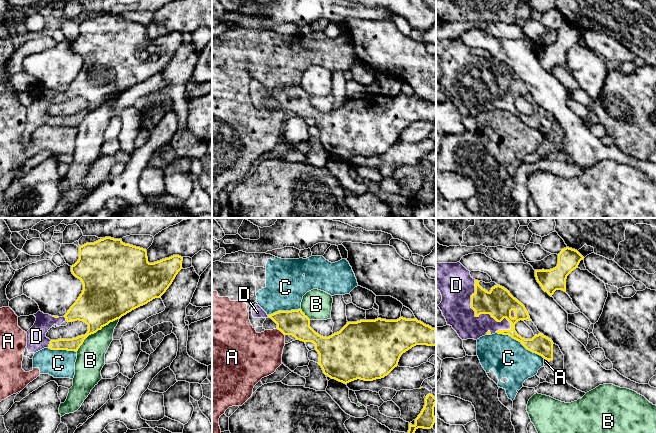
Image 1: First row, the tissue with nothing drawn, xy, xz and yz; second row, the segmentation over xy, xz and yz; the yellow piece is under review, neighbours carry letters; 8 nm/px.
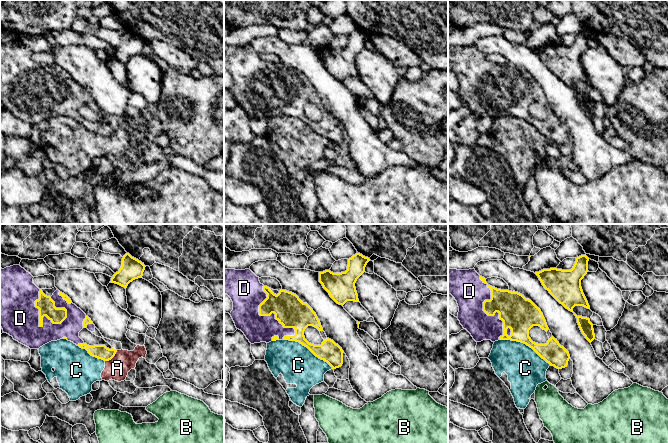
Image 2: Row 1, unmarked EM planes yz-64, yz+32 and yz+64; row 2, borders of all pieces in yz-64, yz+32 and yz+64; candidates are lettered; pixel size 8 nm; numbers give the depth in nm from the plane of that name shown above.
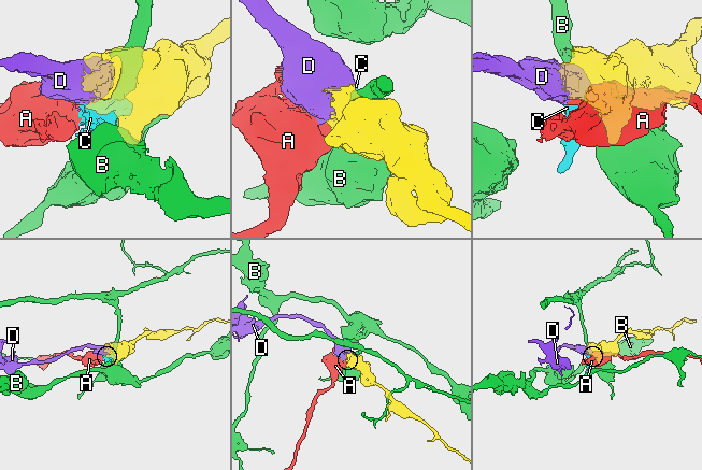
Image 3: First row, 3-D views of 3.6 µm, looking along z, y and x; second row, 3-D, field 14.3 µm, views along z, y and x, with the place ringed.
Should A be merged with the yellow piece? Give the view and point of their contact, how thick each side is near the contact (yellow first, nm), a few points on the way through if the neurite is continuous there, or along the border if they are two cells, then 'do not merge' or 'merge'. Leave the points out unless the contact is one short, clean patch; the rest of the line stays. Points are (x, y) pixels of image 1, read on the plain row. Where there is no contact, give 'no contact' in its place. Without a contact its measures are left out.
contact xz (281, 107); calibres 200 and 360 nm; border xz (277, 104), (284, 111); do not merge

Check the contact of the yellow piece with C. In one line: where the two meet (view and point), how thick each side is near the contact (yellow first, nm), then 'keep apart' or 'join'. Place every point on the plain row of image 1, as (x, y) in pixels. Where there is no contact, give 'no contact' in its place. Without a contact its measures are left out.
yz (520, 117) | 160/320 nm | keep apart

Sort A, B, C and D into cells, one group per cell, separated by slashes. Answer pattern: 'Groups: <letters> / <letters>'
Groups: A C / B / D

